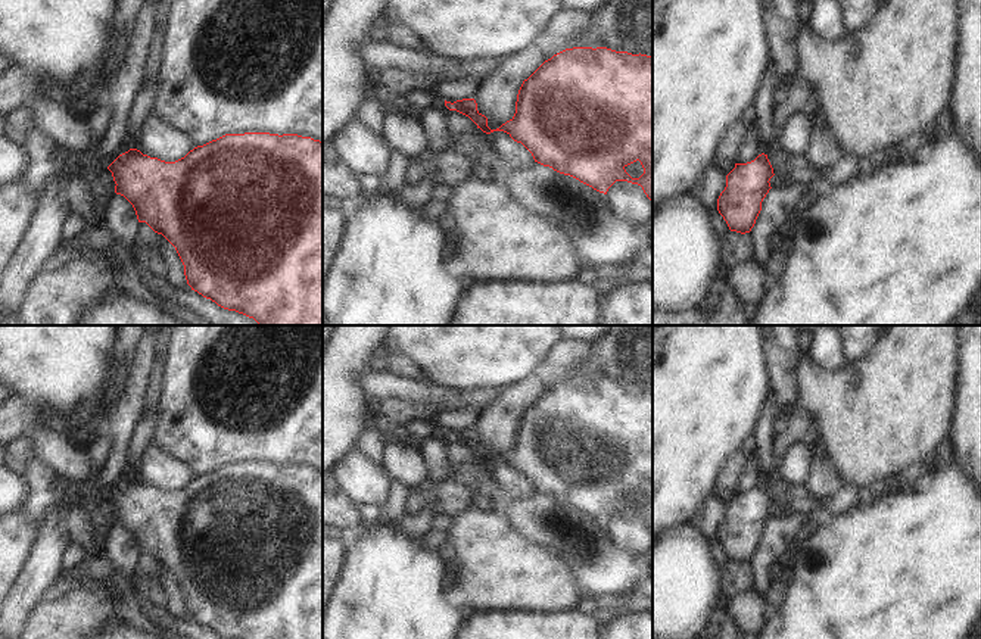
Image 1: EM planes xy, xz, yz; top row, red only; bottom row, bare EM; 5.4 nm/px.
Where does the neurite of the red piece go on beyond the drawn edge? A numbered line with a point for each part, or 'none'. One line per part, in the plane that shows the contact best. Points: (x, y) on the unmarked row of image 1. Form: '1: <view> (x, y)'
none

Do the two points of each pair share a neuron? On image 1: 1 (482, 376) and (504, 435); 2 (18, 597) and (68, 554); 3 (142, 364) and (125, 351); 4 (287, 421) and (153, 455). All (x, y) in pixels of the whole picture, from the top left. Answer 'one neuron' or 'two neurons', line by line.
1: two neurons
2: two neurons
3: two neurons
4: two neurons

